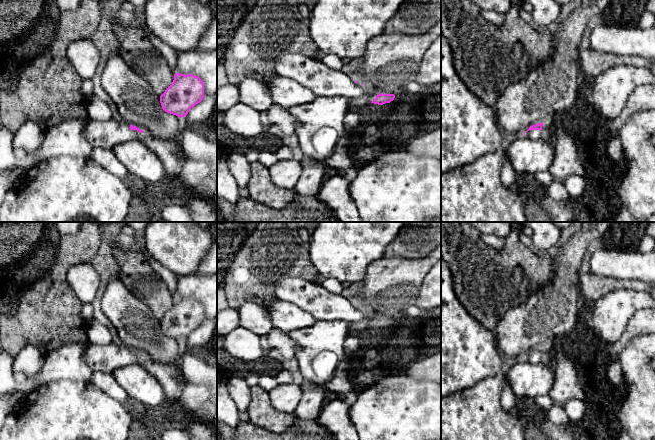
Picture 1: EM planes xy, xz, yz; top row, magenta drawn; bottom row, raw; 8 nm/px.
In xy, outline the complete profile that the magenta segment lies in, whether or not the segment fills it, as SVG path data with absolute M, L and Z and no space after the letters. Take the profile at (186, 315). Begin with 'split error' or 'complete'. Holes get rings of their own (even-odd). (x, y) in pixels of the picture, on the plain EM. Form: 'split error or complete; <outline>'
complete; M175 297L172 308L160 320L160 327L165 336L181 342L203 322L204 307L198 300Z

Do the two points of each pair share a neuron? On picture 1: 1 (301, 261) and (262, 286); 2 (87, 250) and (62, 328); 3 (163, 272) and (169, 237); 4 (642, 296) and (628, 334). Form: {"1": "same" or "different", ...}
{"1": "same", "2": "same", "3": "different", "4": "different"}

